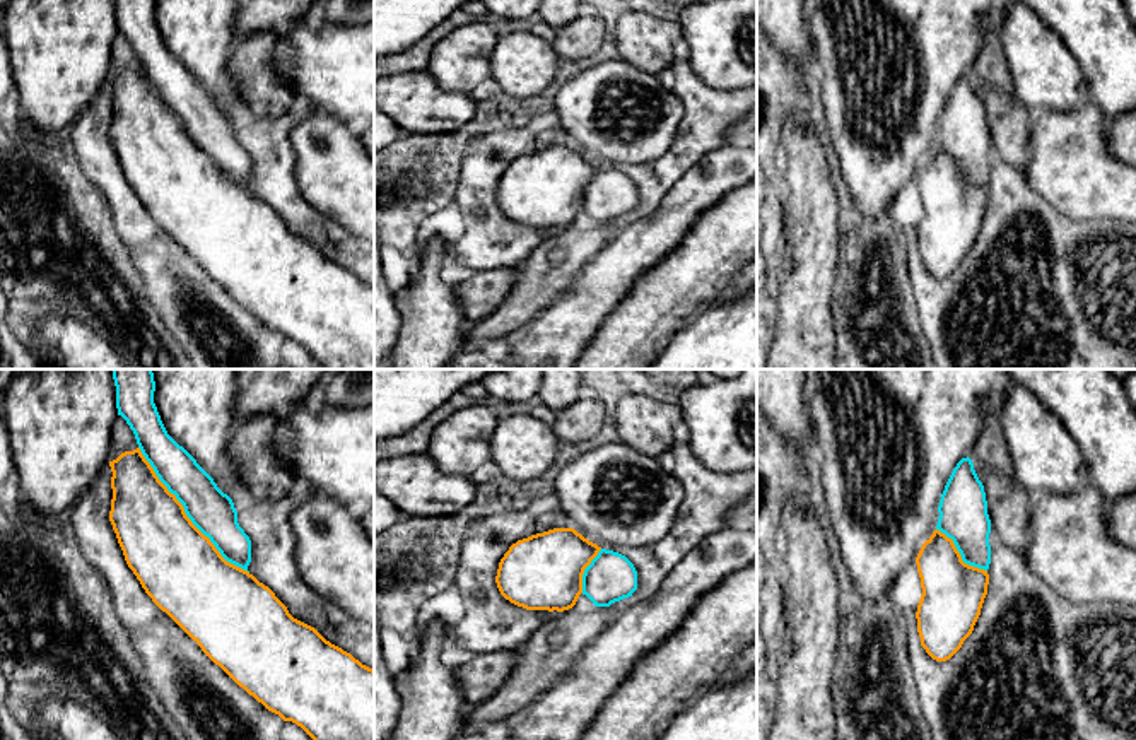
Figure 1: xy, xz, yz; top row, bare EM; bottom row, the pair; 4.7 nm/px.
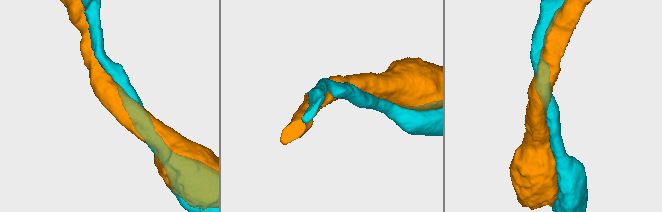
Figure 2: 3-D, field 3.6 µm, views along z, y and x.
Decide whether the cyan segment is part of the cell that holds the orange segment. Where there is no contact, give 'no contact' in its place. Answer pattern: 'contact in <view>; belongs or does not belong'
contact in xy; belongs

